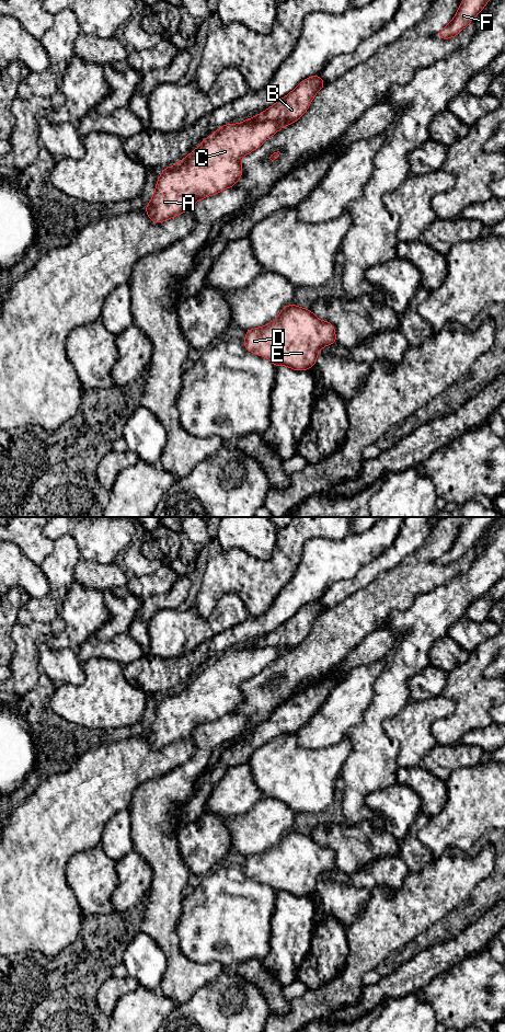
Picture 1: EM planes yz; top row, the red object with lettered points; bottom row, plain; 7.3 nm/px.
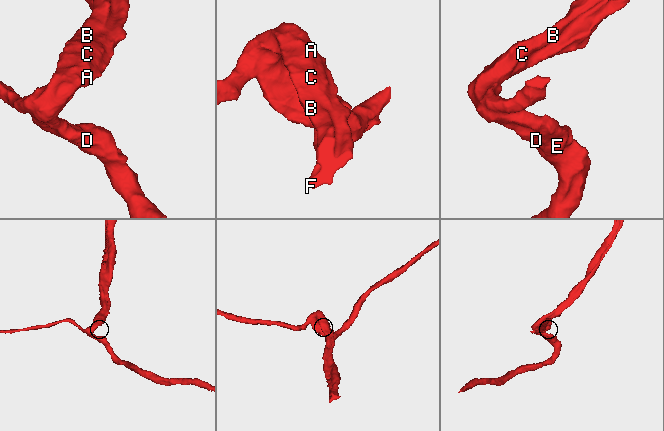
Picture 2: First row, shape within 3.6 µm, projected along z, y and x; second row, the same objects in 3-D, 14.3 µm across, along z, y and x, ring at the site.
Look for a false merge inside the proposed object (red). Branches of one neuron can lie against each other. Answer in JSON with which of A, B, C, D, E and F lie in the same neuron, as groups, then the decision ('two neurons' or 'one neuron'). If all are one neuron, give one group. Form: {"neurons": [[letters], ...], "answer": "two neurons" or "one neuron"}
{"neurons": [["A", "B", "C", "D", "E", "F"]], "answer": "one neuron"}

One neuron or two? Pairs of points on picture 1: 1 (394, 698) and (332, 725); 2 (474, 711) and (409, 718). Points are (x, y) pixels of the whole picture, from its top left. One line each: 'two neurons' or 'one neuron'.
1: two neurons
2: two neurons

